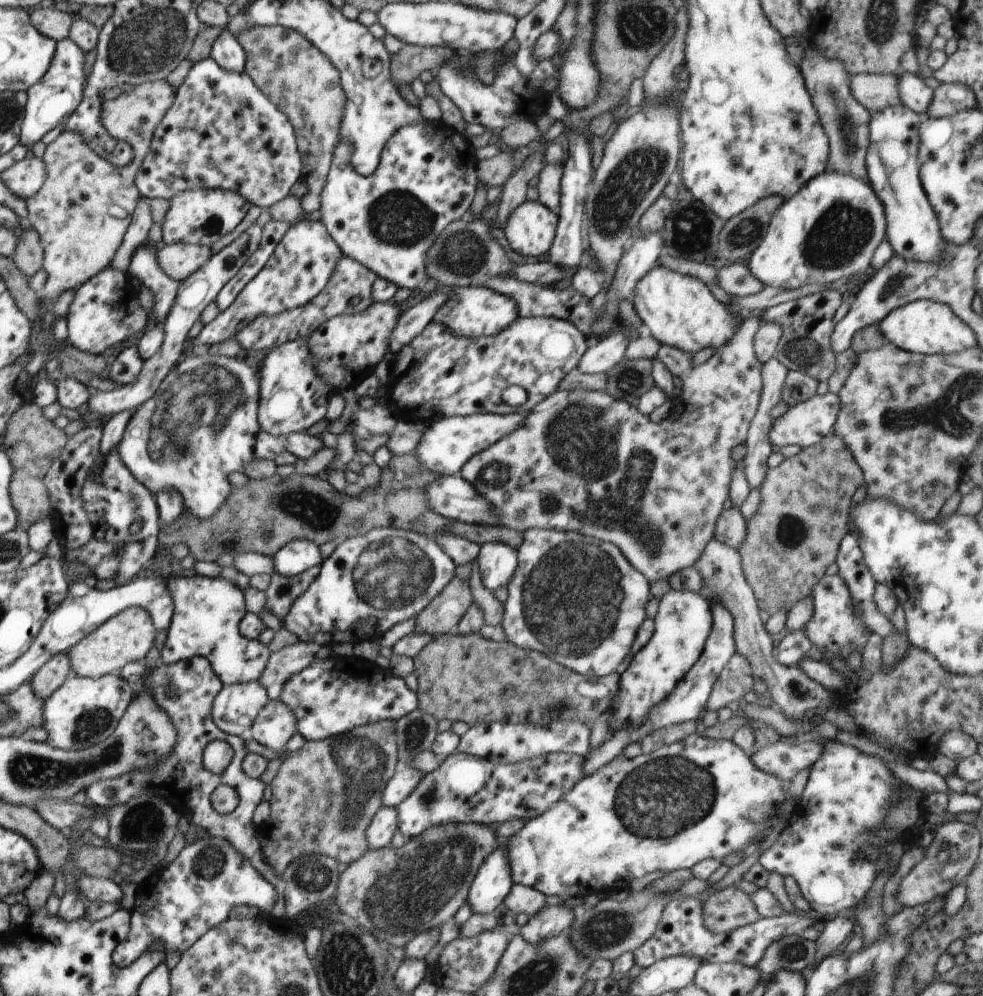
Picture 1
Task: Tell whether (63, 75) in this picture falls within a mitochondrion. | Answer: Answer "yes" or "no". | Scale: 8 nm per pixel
no

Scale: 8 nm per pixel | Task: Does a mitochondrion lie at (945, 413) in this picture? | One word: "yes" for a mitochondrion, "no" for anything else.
yes

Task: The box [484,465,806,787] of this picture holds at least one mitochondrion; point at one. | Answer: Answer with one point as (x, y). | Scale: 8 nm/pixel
(571, 600)

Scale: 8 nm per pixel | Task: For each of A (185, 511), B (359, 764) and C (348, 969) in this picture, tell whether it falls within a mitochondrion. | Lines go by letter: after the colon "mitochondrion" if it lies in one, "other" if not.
A: other
B: mitochondrion
C: mitochondrion

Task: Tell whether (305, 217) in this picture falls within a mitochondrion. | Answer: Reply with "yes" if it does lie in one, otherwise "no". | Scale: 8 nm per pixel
no

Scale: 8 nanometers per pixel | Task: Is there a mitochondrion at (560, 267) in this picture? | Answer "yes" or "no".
no

